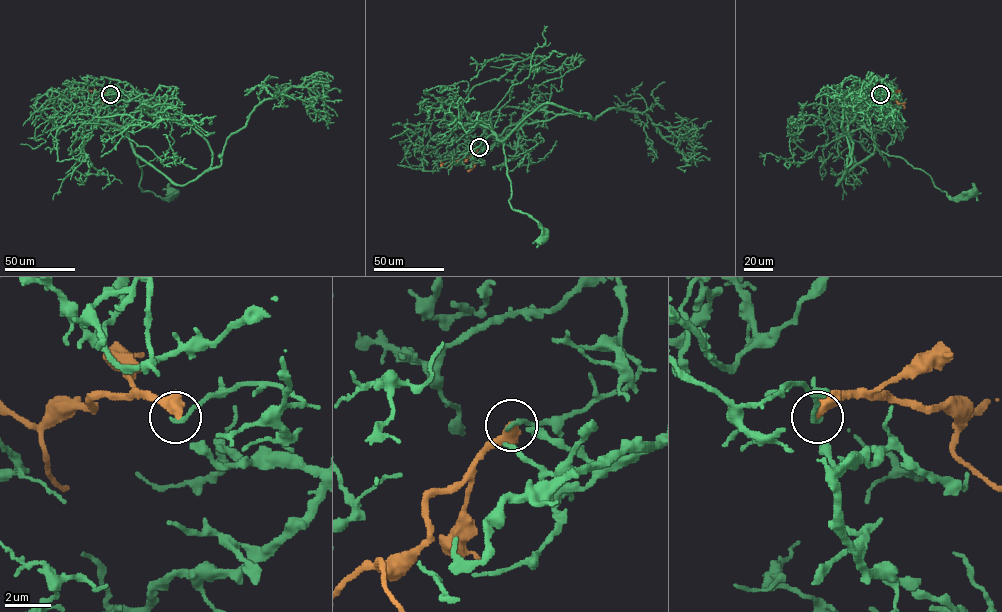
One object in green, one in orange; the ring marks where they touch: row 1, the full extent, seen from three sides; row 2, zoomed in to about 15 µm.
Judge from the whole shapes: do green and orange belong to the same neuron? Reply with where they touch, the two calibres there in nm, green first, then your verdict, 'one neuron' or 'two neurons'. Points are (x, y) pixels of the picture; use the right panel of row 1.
(880, 94) | 150/500 nm | two neurons

